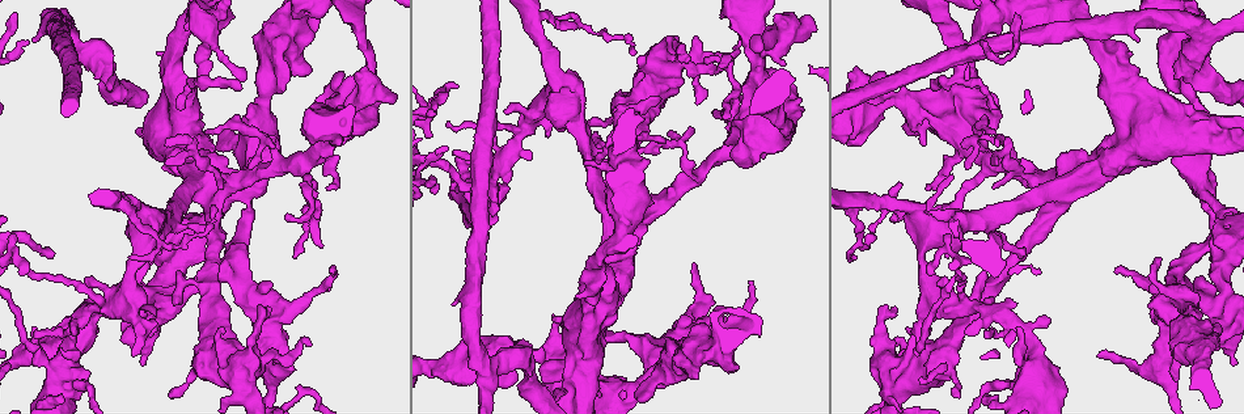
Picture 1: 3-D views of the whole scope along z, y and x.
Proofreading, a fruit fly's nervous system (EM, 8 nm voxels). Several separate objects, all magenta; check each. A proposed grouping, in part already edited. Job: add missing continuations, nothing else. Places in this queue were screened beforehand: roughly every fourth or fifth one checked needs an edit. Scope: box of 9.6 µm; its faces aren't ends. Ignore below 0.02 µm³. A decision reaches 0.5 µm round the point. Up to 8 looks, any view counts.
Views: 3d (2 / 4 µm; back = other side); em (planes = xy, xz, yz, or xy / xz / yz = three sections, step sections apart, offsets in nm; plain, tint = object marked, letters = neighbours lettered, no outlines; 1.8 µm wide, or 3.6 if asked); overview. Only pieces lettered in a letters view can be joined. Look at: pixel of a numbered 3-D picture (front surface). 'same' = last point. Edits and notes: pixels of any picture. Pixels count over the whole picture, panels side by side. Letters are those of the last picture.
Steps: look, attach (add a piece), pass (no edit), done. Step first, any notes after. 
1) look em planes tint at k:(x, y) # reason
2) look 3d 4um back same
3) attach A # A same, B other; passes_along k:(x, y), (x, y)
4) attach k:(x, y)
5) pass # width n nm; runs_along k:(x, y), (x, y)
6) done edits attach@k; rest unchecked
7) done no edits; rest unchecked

look em xy step 4 tint at 1:(331, 267) # thin end

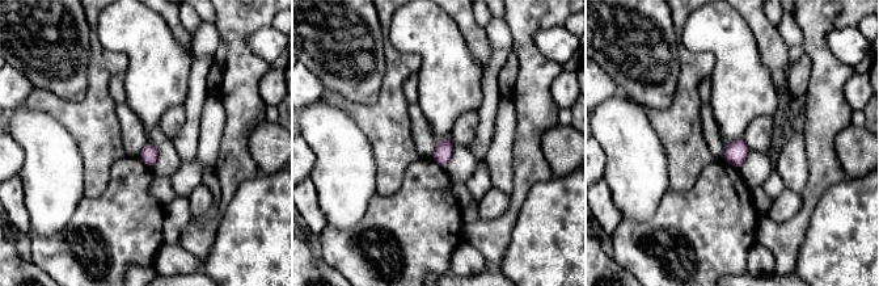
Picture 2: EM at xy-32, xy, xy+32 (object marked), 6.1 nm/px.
look em xz step 8 letters same

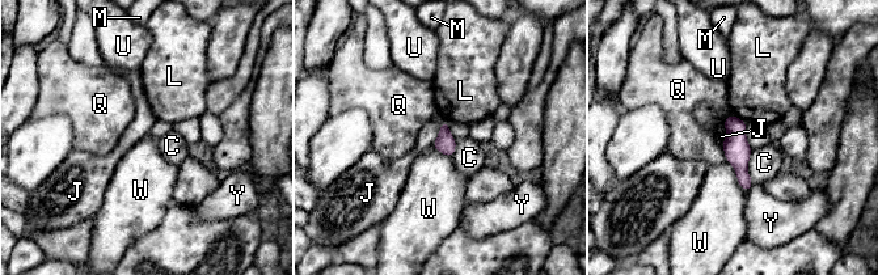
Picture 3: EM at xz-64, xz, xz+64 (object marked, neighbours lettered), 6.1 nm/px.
pass # width 120 nm; C other, J other, L other, M other, Q other, U other, W other, Y other; none of them fits

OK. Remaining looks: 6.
look 3d 2um at 1:(715, 364) # free end

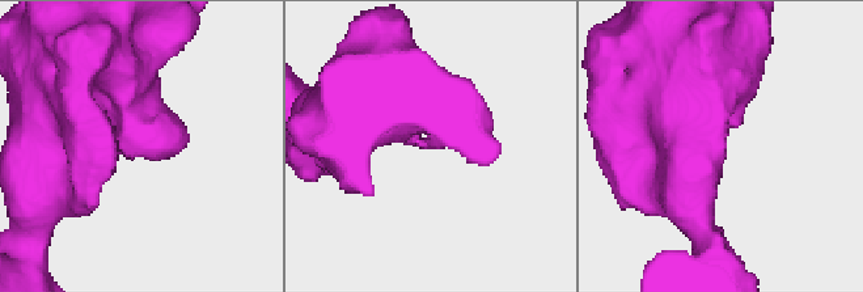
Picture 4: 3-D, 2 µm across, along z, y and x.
look em 3.6um planes letters at 4:(427, 148) # need the tissue

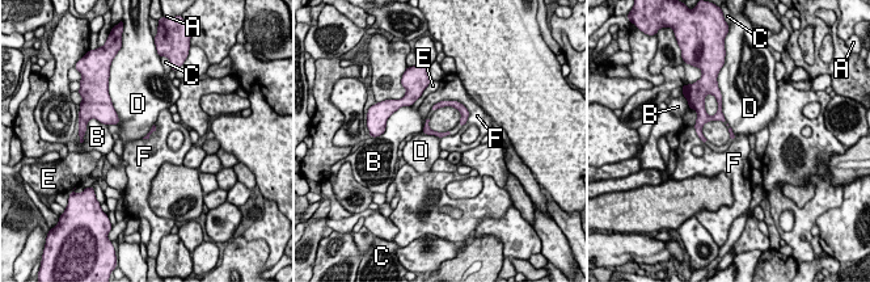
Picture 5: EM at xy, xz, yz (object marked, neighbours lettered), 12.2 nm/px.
pass # A other, B other, C other, D other, E other, F other; none of them fits

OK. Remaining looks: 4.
look 3d 2um at 1:(1189, 299)

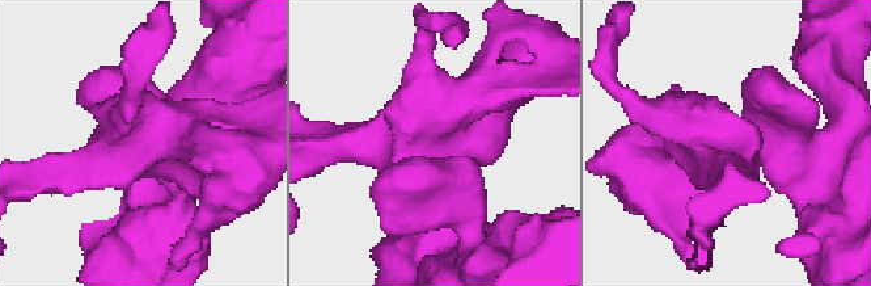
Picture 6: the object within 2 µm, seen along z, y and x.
look em planes tint at 6:(128, 147)

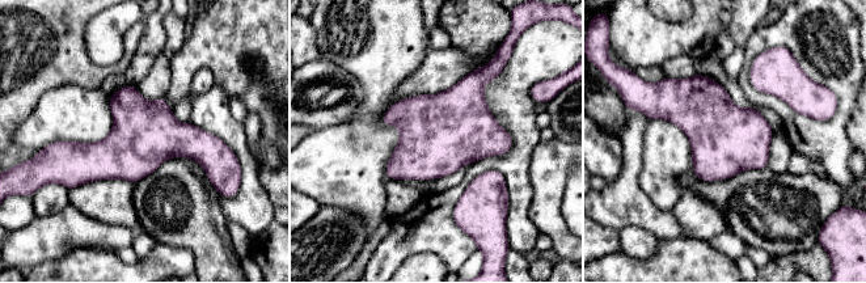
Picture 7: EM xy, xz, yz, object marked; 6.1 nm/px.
look em planes letters same # what lies round it

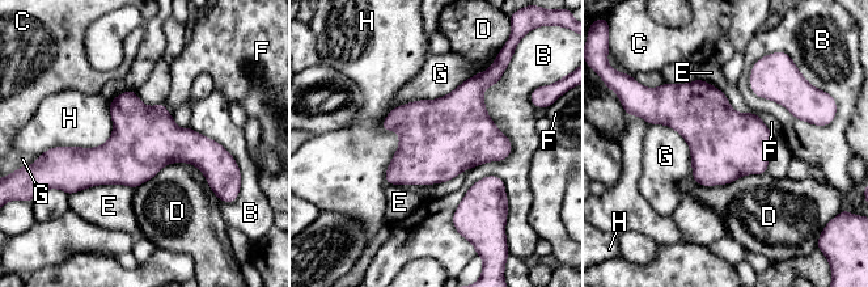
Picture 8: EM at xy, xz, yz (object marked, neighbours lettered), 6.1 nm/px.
pass # B other, C other, D other, E other, F other, G other, H other; none of them fits

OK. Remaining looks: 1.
done no edits; rest unchecked

